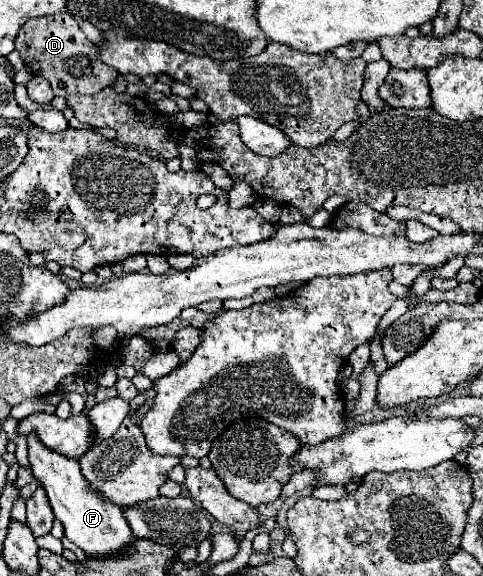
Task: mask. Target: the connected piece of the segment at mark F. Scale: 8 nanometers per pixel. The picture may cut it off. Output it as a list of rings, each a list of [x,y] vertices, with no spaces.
[[[33,432],[29,434],[27,444],[33,476],[47,492],[55,518],[63,524],[65,536],[75,546],[79,546],[87,556],[113,556],[121,552],[129,542],[133,542],[133,532],[123,516],[123,508],[109,504],[109,500],[101,498],[89,488],[89,482],[83,480],[79,472],[77,460],[49,450]]]

